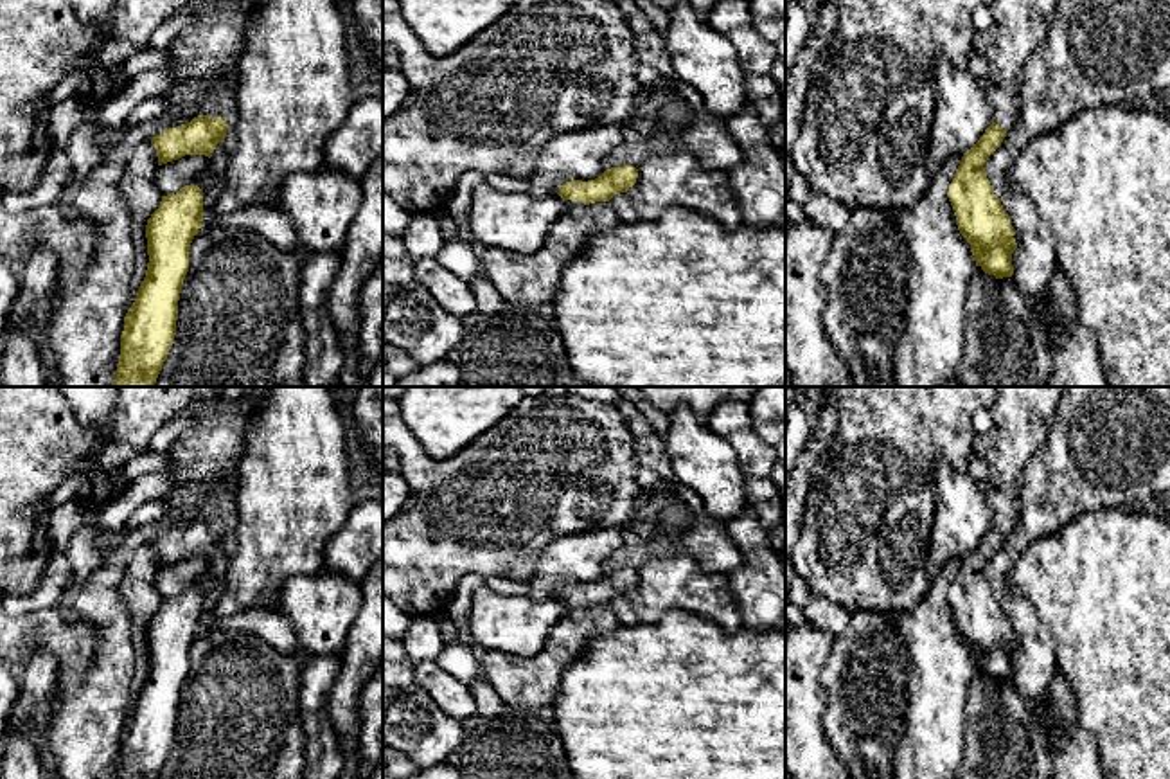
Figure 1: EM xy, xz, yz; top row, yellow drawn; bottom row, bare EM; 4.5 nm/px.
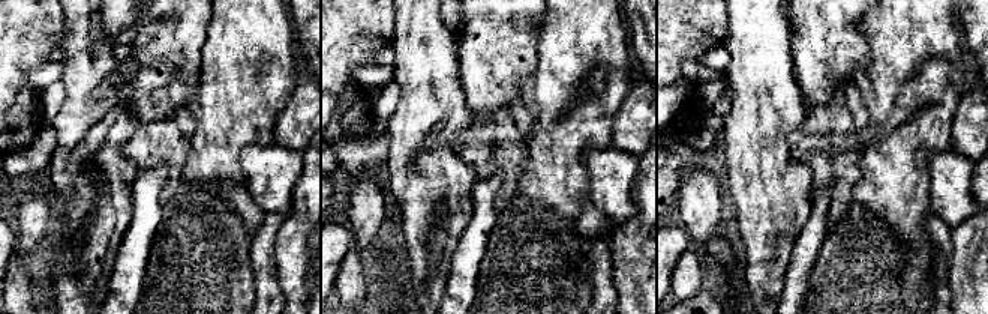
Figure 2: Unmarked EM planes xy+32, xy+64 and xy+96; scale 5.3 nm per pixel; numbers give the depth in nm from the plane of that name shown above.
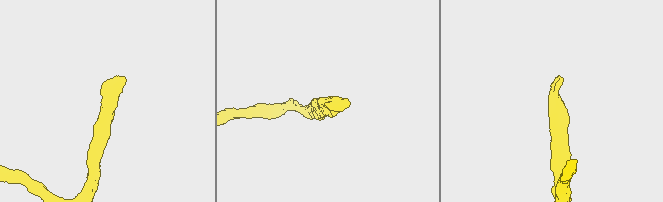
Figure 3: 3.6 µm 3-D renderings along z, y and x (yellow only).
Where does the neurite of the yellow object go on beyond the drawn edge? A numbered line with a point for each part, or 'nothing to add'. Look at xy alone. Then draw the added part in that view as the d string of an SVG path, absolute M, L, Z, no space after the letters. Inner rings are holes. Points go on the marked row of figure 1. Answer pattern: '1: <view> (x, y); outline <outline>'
1: xy (209, 47); outline M191 0L180 9L189 11L194 22L165 47L174 74L169 108L192 106L196 115L216 117L228 90L219 88L210 99L207 81L235 81L253 0Z

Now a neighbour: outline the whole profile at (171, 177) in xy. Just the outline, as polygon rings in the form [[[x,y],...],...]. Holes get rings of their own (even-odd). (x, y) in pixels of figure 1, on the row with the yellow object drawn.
[[[185,155],[178,160],[162,164],[156,167],[155,184],[158,191],[167,194],[176,194],[185,185],[198,185],[203,193],[203,221],[201,230],[207,228],[205,212],[214,207],[219,198],[221,185],[216,178],[216,171],[212,169],[212,162],[205,155]]]

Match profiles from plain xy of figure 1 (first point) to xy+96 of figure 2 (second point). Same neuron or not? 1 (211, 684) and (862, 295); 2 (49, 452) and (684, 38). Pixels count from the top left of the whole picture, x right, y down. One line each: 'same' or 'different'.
1: same
2: same

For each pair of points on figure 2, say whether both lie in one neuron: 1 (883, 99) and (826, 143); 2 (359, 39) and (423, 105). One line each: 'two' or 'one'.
1: two
2: two

